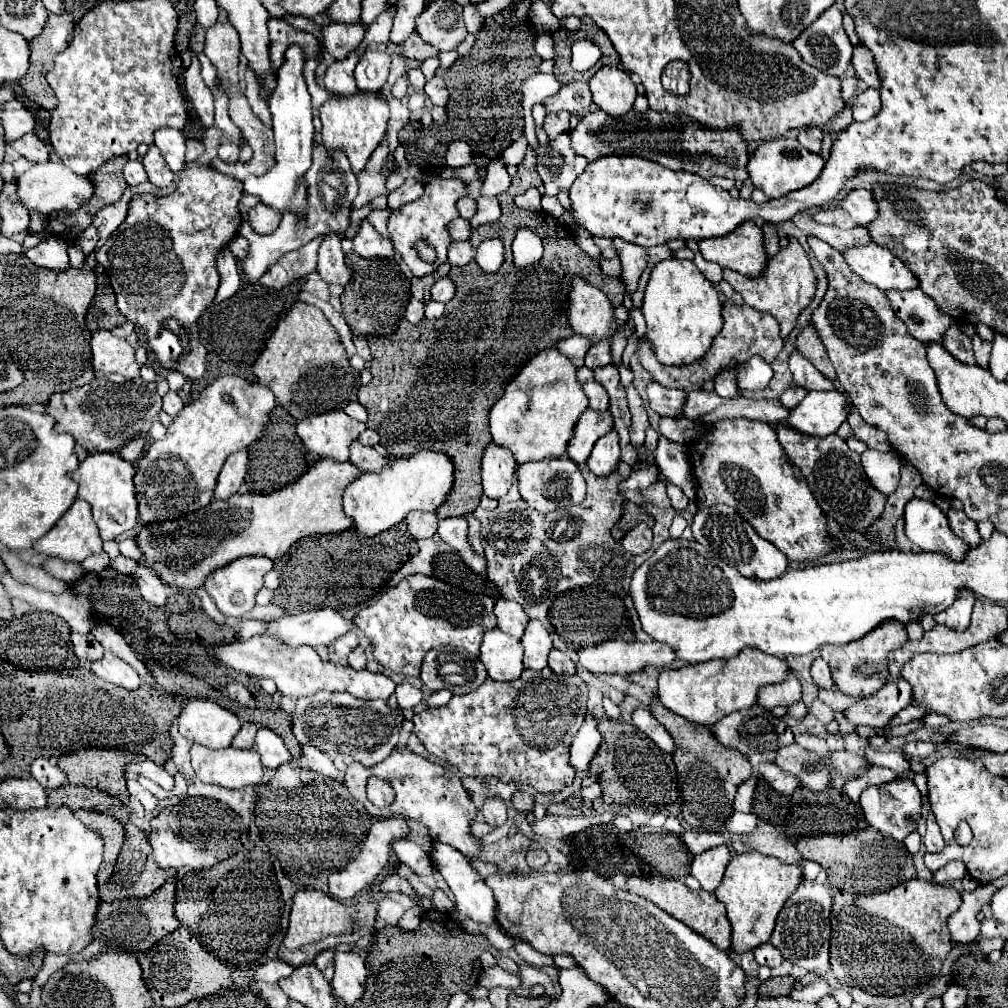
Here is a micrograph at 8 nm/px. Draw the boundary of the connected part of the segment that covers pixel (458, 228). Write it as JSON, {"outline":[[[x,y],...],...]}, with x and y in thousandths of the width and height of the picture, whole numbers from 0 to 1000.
{"outline":[[[461,216],[445,220],[443,226],[445,226],[445,232],[449,238],[465,238],[465,234],[467,234],[467,224]]]}

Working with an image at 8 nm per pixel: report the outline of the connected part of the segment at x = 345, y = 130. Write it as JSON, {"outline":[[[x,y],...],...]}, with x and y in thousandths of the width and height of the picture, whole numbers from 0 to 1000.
{"outline":[[[352,91],[352,93],[328,93],[328,97],[316,109],[320,121],[320,143],[326,149],[340,149],[348,161],[352,173],[356,173],[370,149],[380,141],[386,119],[386,105],[378,91]]]}

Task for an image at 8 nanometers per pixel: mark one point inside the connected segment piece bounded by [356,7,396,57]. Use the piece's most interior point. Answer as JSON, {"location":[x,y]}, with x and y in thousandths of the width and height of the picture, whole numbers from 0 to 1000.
{"location":[376,31]}

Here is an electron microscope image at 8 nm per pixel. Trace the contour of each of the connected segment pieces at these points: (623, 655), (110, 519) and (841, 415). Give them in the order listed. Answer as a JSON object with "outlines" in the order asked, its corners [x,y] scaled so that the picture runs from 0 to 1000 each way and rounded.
{"outlines":[[[[604,635],[604,637],[592,639],[592,641],[584,641],[584,643],[574,647],[574,659],[578,663],[582,663],[584,667],[590,667],[590,669],[596,669],[596,667],[602,667],[602,669],[628,669],[628,667],[634,667],[634,665],[642,663],[644,659],[666,661],[670,655],[672,655],[670,645],[666,641],[662,641],[662,639],[658,639],[658,637],[638,639],[638,637]]],[[[96,448],[88,450],[74,470],[70,470],[72,476],[78,480],[78,494],[86,496],[92,506],[92,516],[98,524],[98,532],[102,538],[114,536],[118,530],[134,524],[134,508],[136,508],[136,496],[132,486],[132,472],[134,464],[130,458],[124,458],[120,452],[112,448]]],[[[801,389],[795,401],[783,409],[779,419],[795,431],[816,435],[828,431],[840,413],[842,403],[834,389]]]]}

